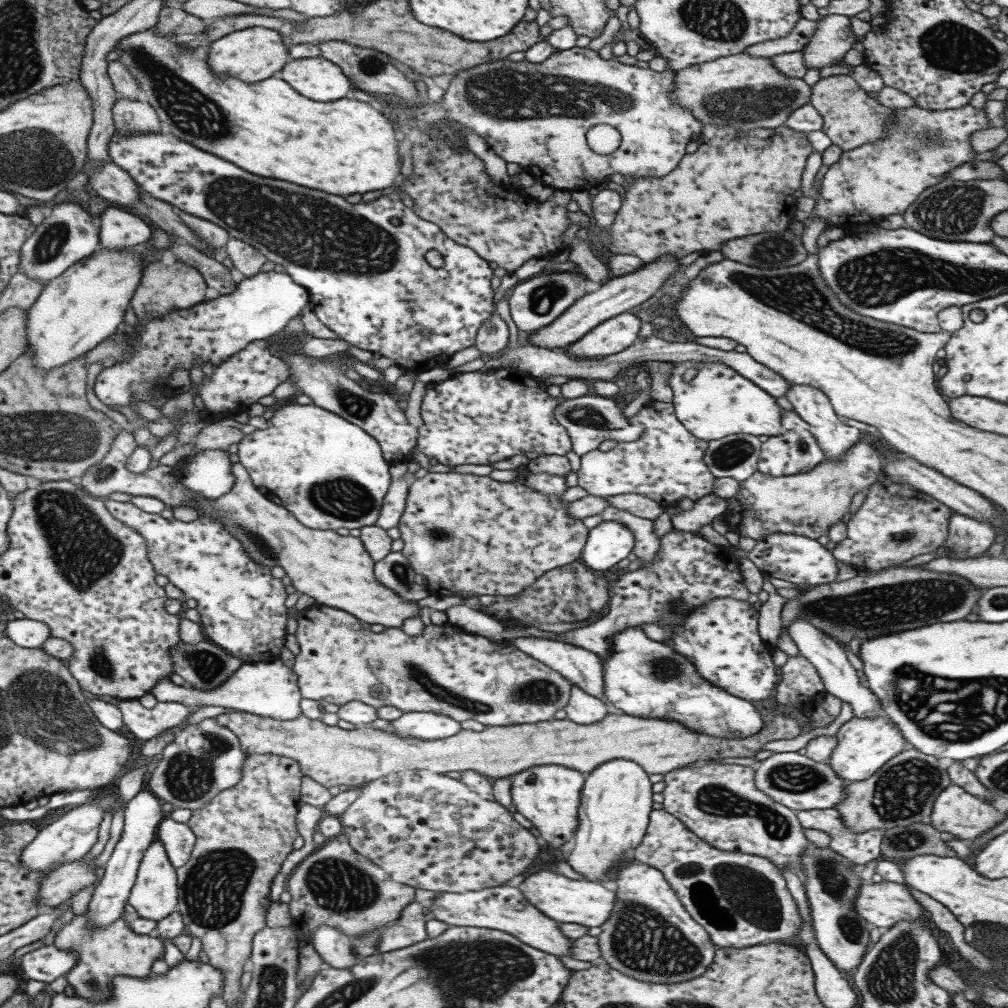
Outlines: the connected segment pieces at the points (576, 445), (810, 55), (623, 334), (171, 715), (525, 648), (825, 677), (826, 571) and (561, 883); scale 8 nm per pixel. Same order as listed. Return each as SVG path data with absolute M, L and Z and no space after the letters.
M586 395L559 400L558 406L555 406L554 419L568 432L572 449L581 458L588 452L599 449L604 440L616 440L617 443L634 442L643 434L642 427L630 425L629 419L622 414L622 409L608 397Z
M841 14L821 16L810 41L801 51L809 70L838 64L844 55L859 45L852 32L851 18Z
M629 311L601 322L568 348L579 359L607 357L632 346L638 339L641 320Z
M122 699L119 709L124 724L142 740L148 740L162 731L162 729L182 726L190 709L180 702L160 702L152 708L138 705L134 699Z
M518 637L512 641L513 646L518 650L525 652L531 658L542 662L545 666L560 673L566 680L574 682L580 690L586 690L586 694L602 700L606 704L607 712L610 714L622 714L622 709L616 708L612 702L608 701L606 693L604 693L604 668L603 660L595 653L584 648L580 648L570 643L542 637Z
M802 618L794 620L786 631L796 643L800 655L806 658L818 671L826 693L833 694L841 701L848 702L852 706L856 718L876 718L876 716L880 716L880 712L877 712L876 708L880 708L881 700L872 693L872 689L868 689L860 683L857 670L847 660L844 646L836 642L832 636L828 636L826 632L820 632L810 622L802 620Z
M768 534L762 540L756 540L756 546L750 552L744 551L744 556L752 560L763 574L768 573L774 578L806 588L833 583L838 576L838 561L834 558L833 551L817 540L802 535Z
M540 870L528 876L518 889L534 909L542 911L548 918L558 923L580 924L593 930L594 927L602 927L603 922L610 917L610 911L616 902L615 893L606 890L598 882L570 880L561 873L550 870Z

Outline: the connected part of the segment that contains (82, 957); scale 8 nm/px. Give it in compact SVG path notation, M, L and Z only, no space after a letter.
M124 910L124 916L118 918L117 922L114 922L111 926L104 929L93 930L87 926L88 918L86 918L88 912L81 915L76 915L72 918L70 924L62 926L61 931L53 936L53 943L58 949L66 949L66 947L72 947L76 953L78 953L78 960L74 965L74 968L70 972L66 972L64 977L67 978L70 986L75 990L75 996L85 999L91 1002L105 1002L110 998L110 990L112 990L113 978L118 976L130 976L132 978L148 978L151 975L151 968L154 962L164 956L165 949L162 940L157 937L150 937L149 935L136 935L130 928L129 923L125 919L126 910Z

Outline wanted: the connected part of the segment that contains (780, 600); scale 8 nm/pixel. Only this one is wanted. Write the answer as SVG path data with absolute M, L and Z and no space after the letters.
M764 576L762 589L768 592L769 598L758 612L758 632L762 640L774 648L782 637L781 612L787 599L777 593L775 586L770 582L769 576Z

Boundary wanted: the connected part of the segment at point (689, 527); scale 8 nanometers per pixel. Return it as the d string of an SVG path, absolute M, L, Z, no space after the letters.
M714 493L705 494L694 501L692 509L674 513L671 517L673 529L699 532L701 527L711 524L714 518L724 515L727 506L727 499Z

